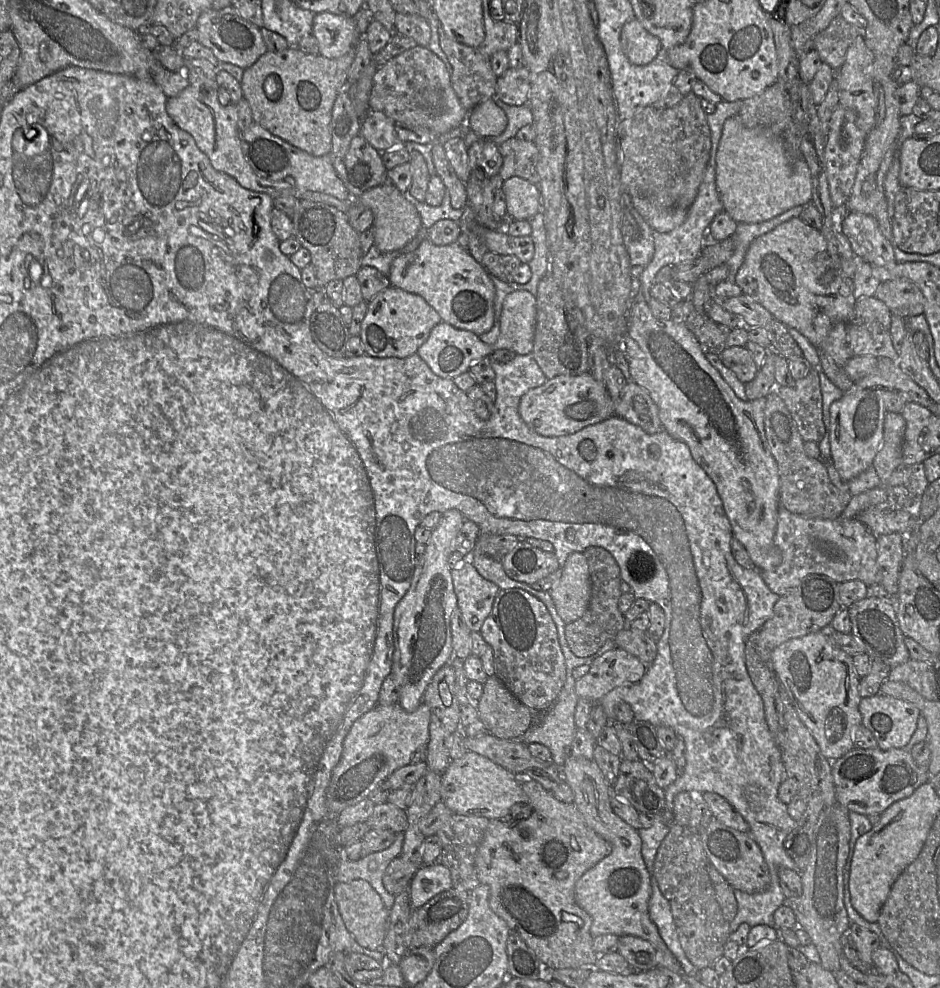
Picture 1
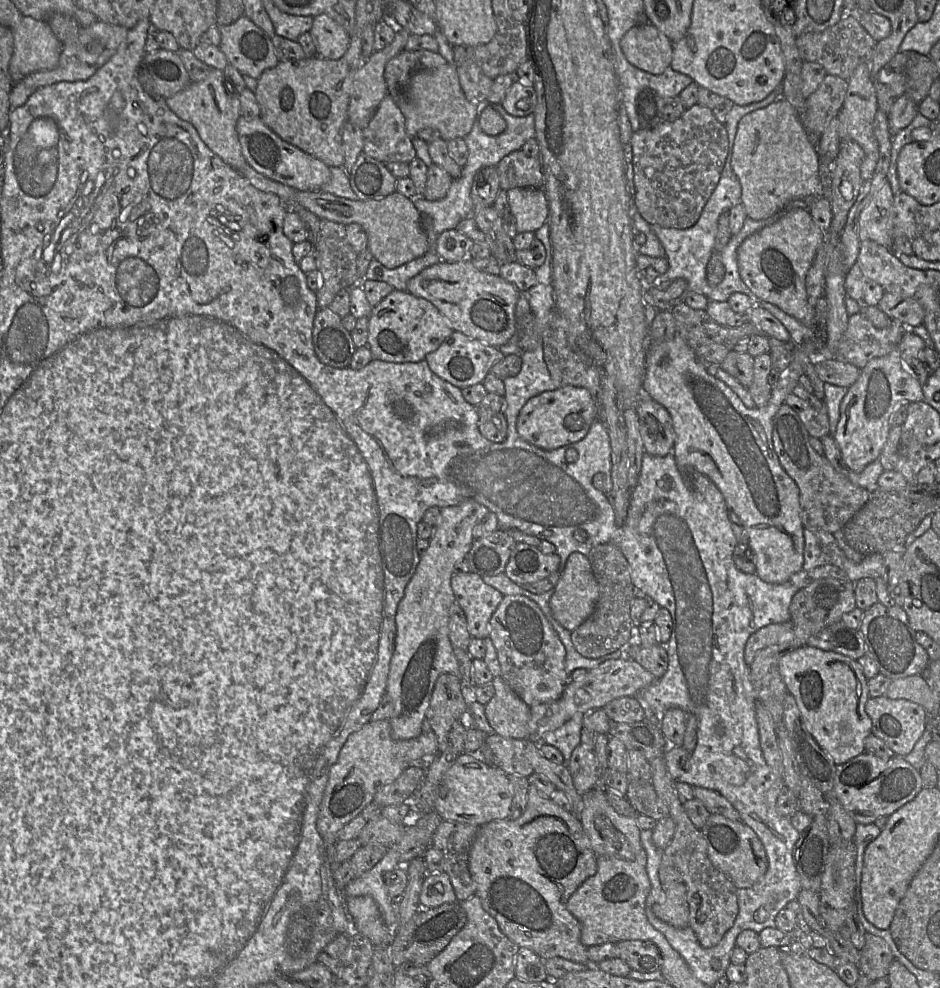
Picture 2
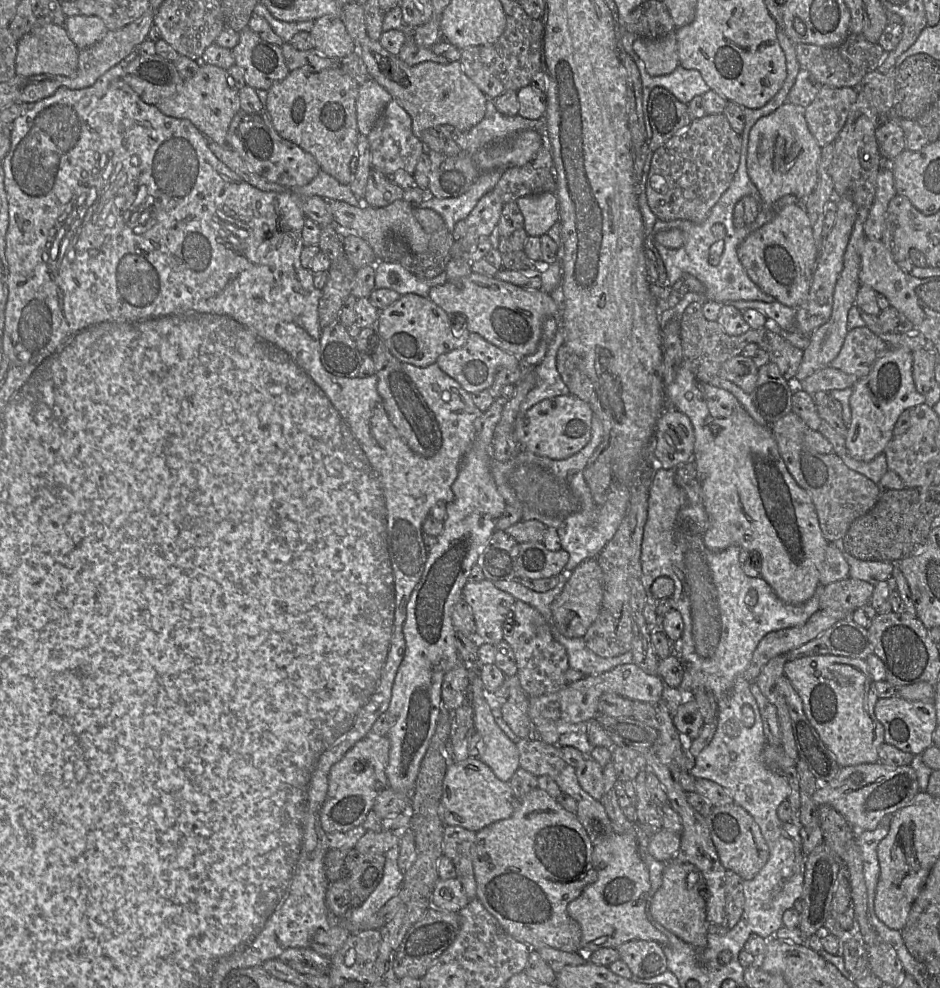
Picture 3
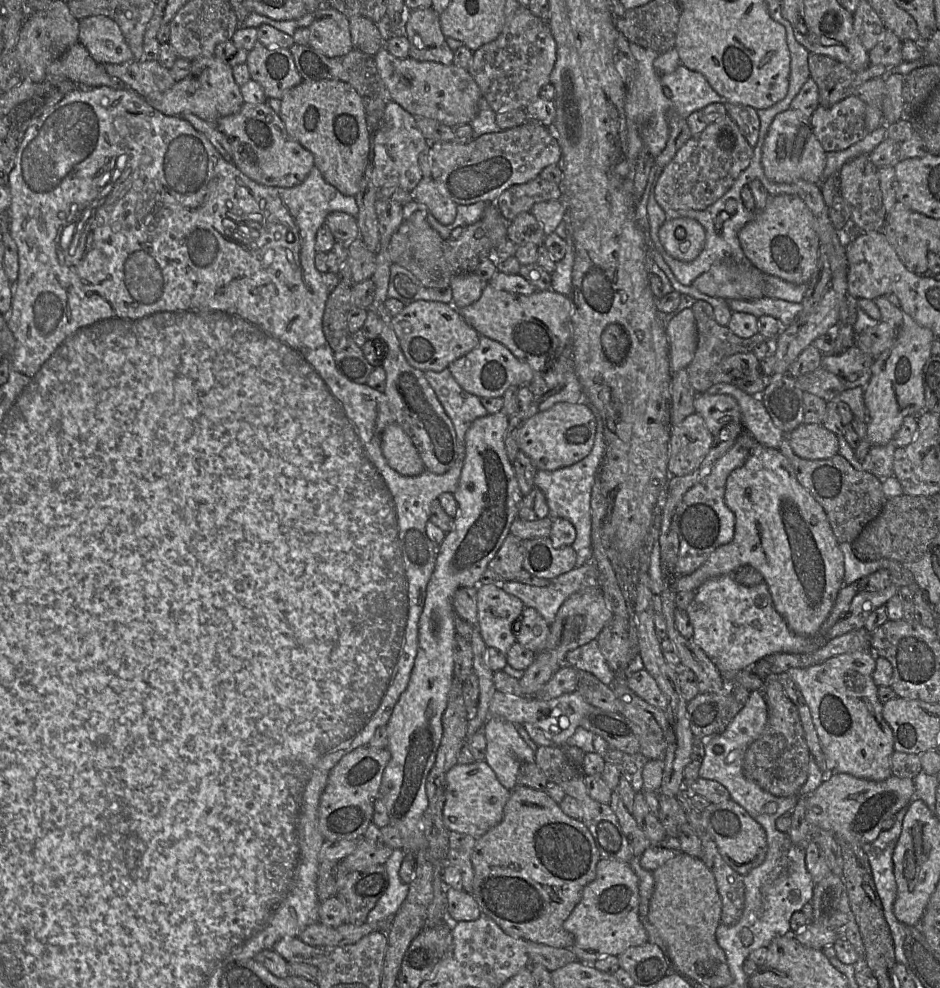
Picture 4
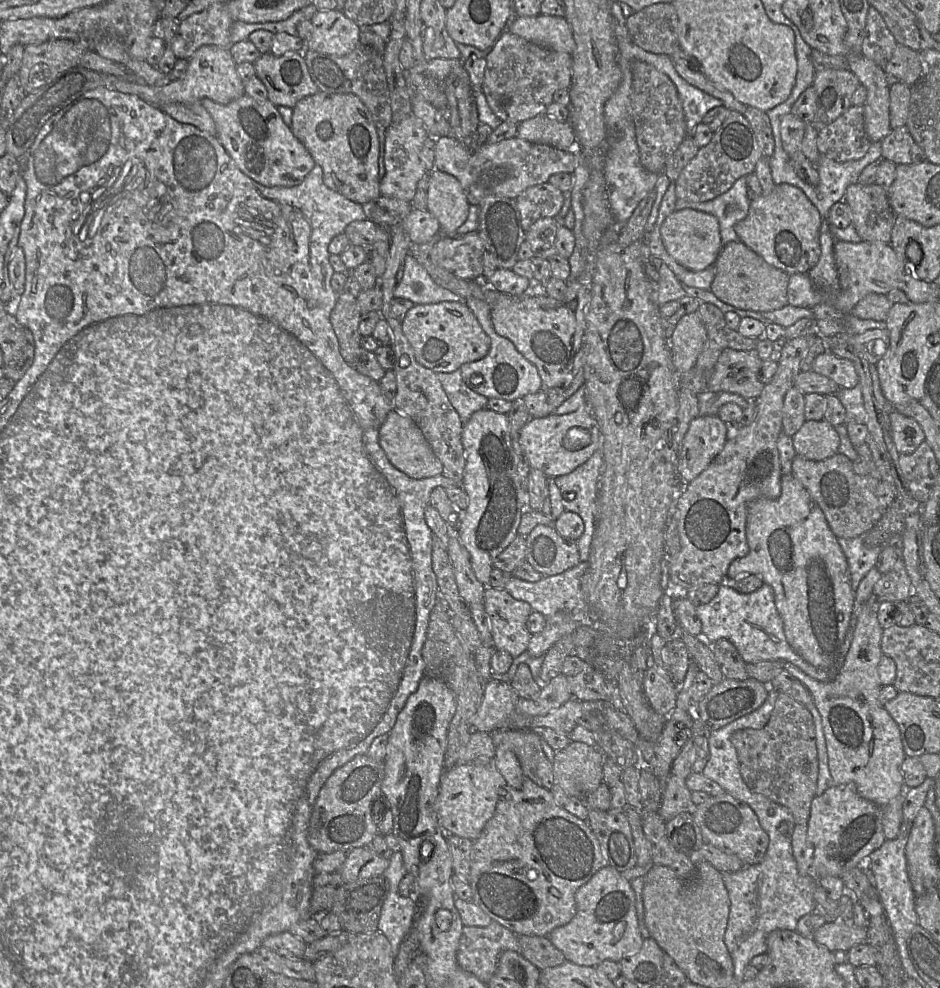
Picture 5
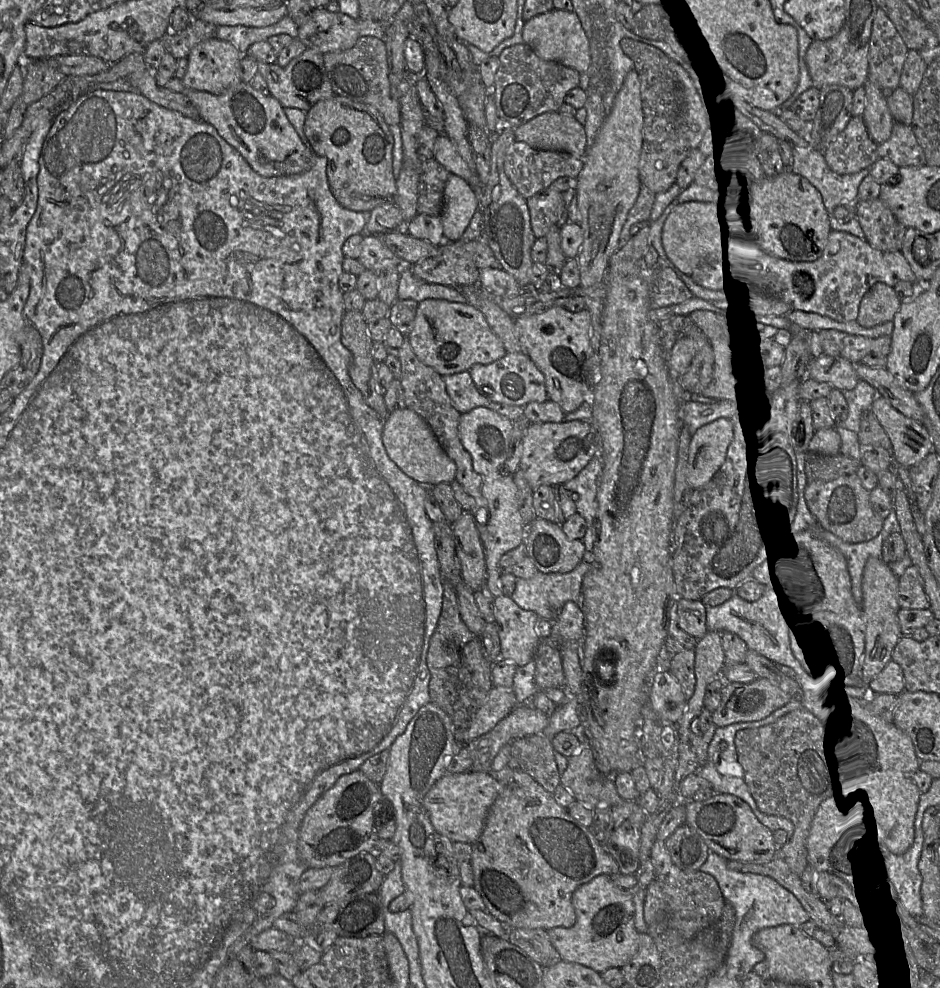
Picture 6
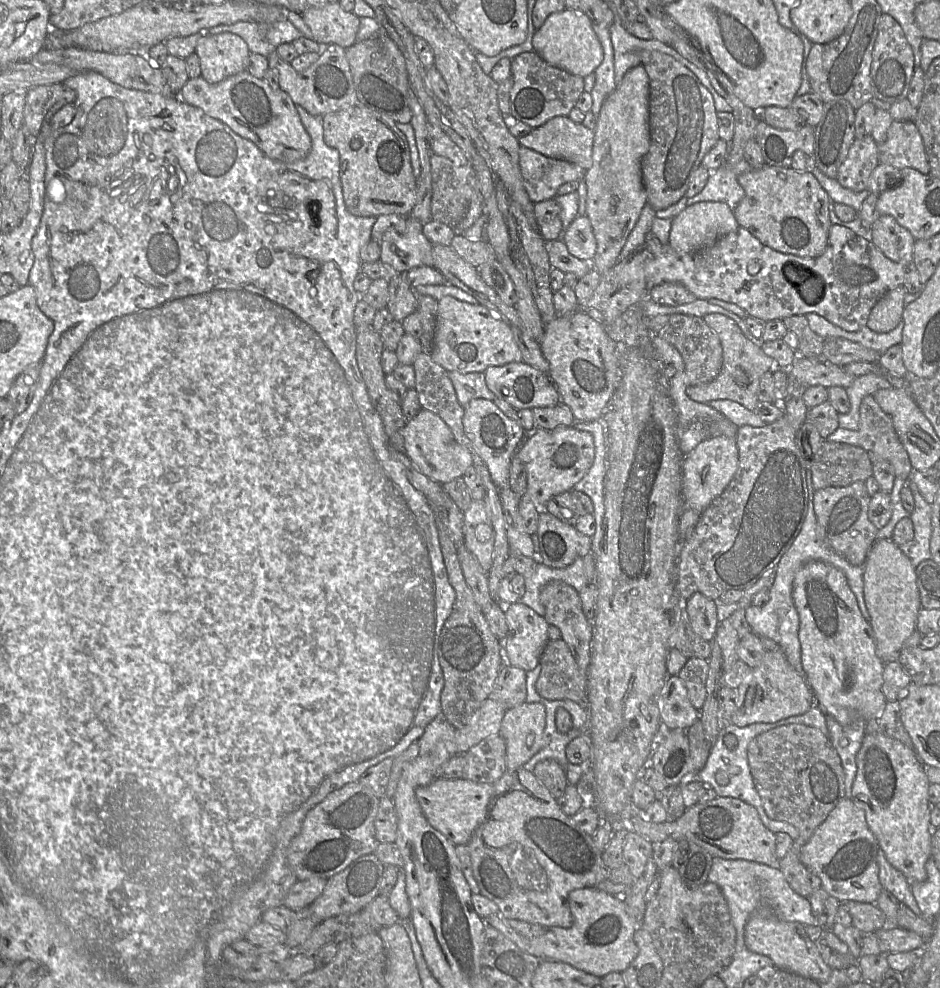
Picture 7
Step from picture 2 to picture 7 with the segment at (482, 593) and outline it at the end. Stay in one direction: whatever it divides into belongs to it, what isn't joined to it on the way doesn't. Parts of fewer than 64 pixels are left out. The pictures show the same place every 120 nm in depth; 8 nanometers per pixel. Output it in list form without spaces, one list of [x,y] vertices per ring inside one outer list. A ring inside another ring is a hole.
[[[515,602],[503,604],[507,631],[502,641],[504,662],[524,671],[534,669],[545,650],[549,624],[530,607]]]

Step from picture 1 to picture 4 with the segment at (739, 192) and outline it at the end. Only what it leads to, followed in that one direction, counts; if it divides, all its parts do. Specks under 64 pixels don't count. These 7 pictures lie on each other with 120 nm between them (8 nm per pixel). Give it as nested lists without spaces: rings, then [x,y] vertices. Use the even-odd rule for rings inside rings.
[[[792,108],[777,114],[762,145],[761,164],[767,179],[776,183],[804,180],[820,184],[823,180],[826,152],[815,135],[810,120]]]

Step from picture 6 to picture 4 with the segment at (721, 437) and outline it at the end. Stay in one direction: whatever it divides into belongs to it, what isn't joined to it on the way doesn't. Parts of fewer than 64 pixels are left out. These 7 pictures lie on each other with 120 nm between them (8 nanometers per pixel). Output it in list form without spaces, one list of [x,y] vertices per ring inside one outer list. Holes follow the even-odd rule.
[[[697,413],[672,426],[667,465],[670,475],[684,476],[695,471],[713,444],[714,436]]]

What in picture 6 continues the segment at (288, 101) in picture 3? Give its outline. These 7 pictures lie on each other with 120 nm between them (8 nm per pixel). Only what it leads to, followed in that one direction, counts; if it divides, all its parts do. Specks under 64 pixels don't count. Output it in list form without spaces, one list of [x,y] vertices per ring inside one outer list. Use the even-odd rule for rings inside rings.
[[[338,95],[320,100],[306,112],[304,134],[313,153],[327,159],[328,183],[342,207],[370,212],[377,206],[395,203],[393,136],[373,106]]]

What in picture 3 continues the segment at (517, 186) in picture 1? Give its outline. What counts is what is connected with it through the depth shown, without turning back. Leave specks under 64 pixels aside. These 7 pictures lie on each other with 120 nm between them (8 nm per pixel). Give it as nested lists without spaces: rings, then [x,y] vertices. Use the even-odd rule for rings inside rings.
[[[553,192],[526,195],[516,201],[529,236],[542,236],[559,220],[557,196]]]

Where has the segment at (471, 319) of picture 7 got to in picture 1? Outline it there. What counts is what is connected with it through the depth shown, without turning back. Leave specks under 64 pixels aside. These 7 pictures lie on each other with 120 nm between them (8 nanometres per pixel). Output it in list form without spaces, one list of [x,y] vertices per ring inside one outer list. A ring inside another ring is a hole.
[[[393,286],[380,291],[367,303],[359,338],[365,355],[372,357],[406,358],[417,353],[441,317],[421,296]]]

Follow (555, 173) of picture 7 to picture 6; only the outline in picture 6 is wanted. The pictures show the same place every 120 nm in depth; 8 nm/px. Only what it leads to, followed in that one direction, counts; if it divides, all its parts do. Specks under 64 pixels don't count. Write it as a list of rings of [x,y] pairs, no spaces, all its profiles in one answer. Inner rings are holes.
[[[515,141],[505,155],[504,171],[518,192],[526,199],[540,192],[559,177],[577,178],[584,167],[583,160],[569,153],[552,150],[538,150],[524,142]]]

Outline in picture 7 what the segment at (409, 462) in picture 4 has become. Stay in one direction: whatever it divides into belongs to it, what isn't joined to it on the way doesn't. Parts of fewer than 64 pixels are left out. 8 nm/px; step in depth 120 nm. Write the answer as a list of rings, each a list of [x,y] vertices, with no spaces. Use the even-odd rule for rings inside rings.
[[[421,409],[407,420],[403,428],[403,441],[405,453],[414,466],[438,484],[463,477],[473,464],[472,452],[455,440],[451,429],[438,415],[427,410]]]

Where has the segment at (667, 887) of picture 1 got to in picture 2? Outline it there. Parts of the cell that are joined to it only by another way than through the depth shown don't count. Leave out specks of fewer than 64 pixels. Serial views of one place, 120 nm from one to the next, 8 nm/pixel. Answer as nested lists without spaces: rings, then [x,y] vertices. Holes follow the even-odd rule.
[[[664,755],[653,759],[650,764],[654,789],[668,807],[670,817],[675,823],[673,838],[670,844],[662,851],[659,879],[663,891],[672,882],[681,882],[686,885],[689,906],[688,927],[693,930],[702,947],[713,947],[720,942],[727,931],[733,926],[738,915],[737,888],[711,862],[708,855],[707,842],[702,831],[689,819],[684,805],[678,797],[676,780],[672,778],[667,769]]]

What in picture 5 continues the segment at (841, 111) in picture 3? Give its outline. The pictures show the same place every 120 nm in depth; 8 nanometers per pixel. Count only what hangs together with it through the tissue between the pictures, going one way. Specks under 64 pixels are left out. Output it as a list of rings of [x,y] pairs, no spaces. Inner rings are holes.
[[[852,105],[836,120],[818,128],[817,147],[820,154],[837,162],[861,159],[871,145],[865,131],[864,105]]]

